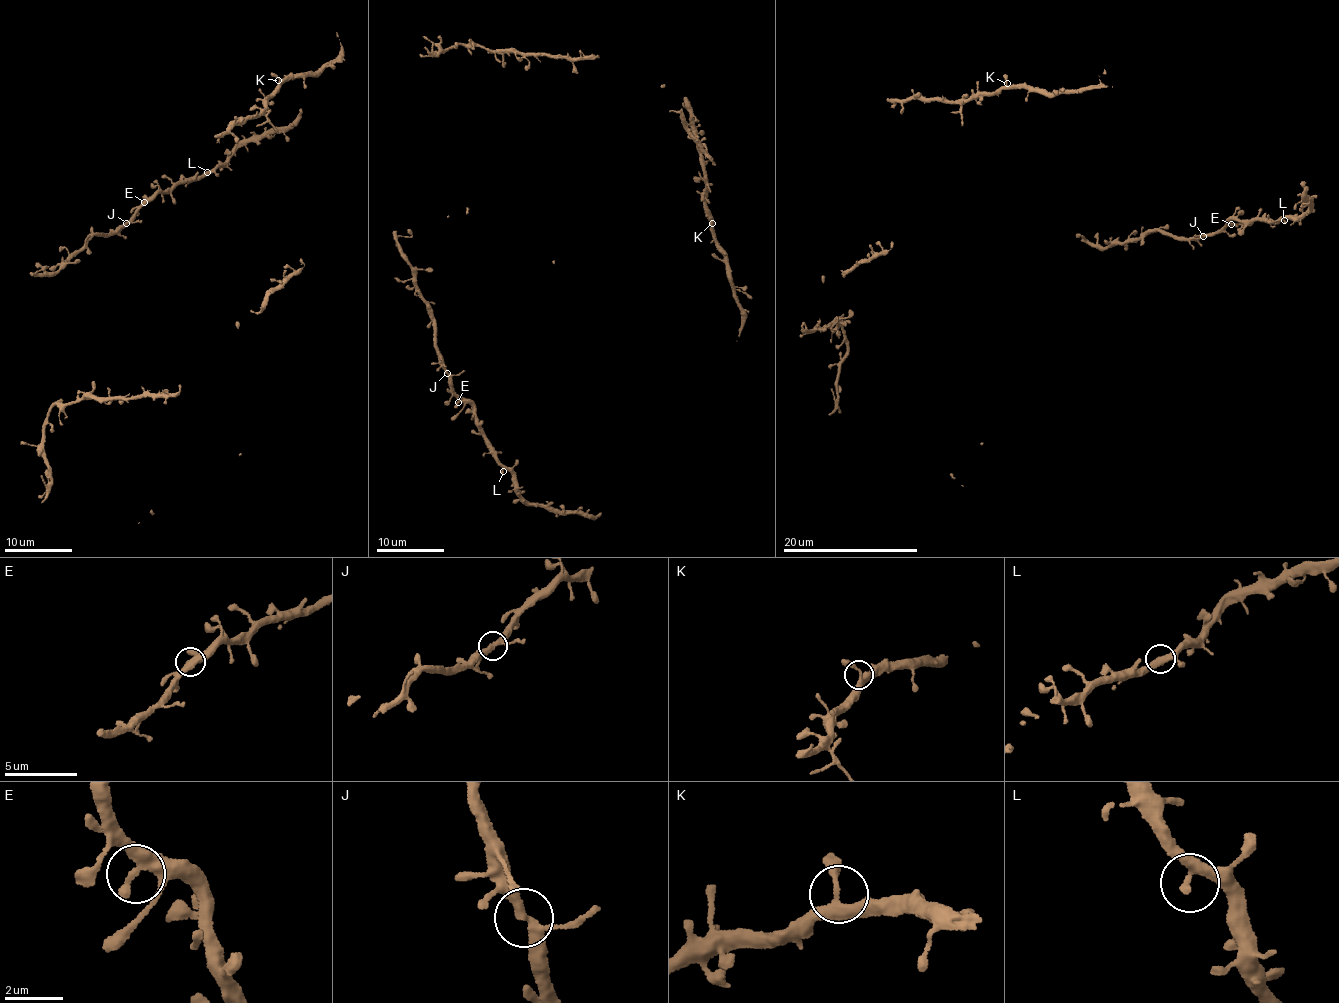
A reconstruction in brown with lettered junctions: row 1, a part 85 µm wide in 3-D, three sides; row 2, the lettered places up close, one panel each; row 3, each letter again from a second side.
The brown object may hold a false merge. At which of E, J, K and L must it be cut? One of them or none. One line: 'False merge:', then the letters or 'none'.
False merge: none

